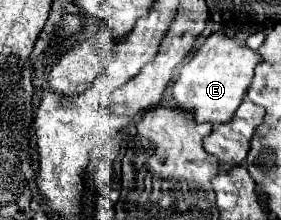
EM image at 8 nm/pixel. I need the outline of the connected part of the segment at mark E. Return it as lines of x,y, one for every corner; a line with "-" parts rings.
223,32
207,36
203,46
187,64
183,64
179,78
173,82
173,98
177,108
191,112
195,122
229,122
229,118
233,118
235,110
243,102
245,90
251,86
253,68
257,62
259,54
255,50
249,50

